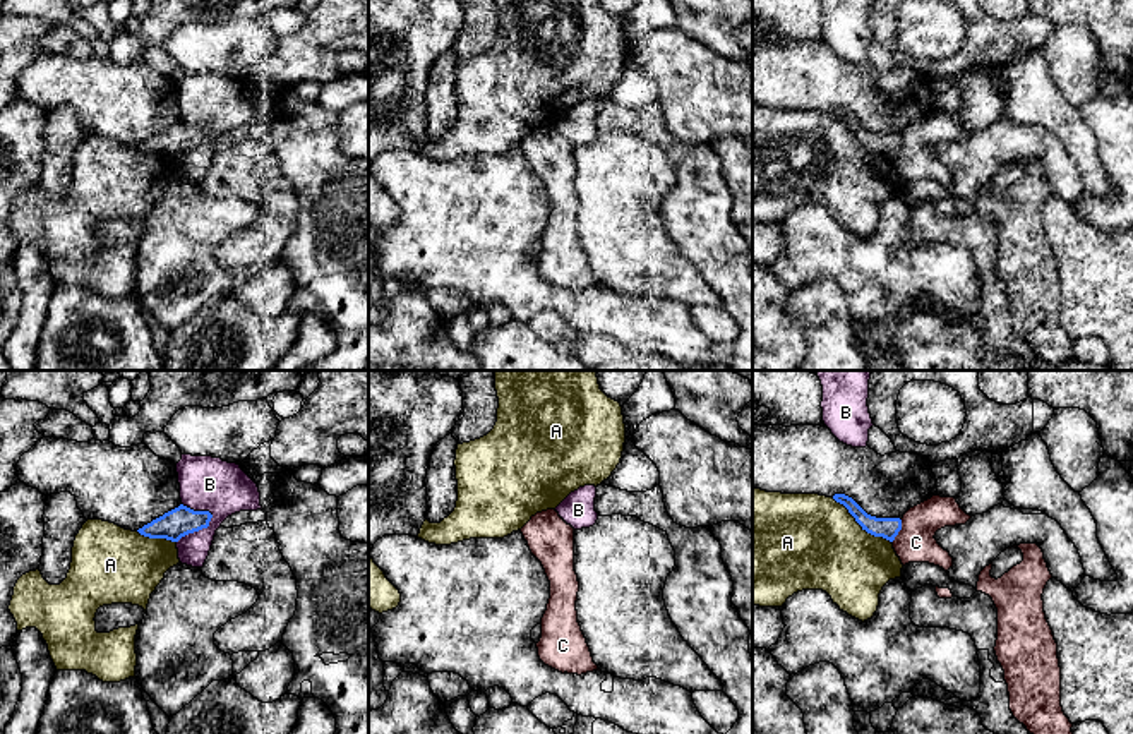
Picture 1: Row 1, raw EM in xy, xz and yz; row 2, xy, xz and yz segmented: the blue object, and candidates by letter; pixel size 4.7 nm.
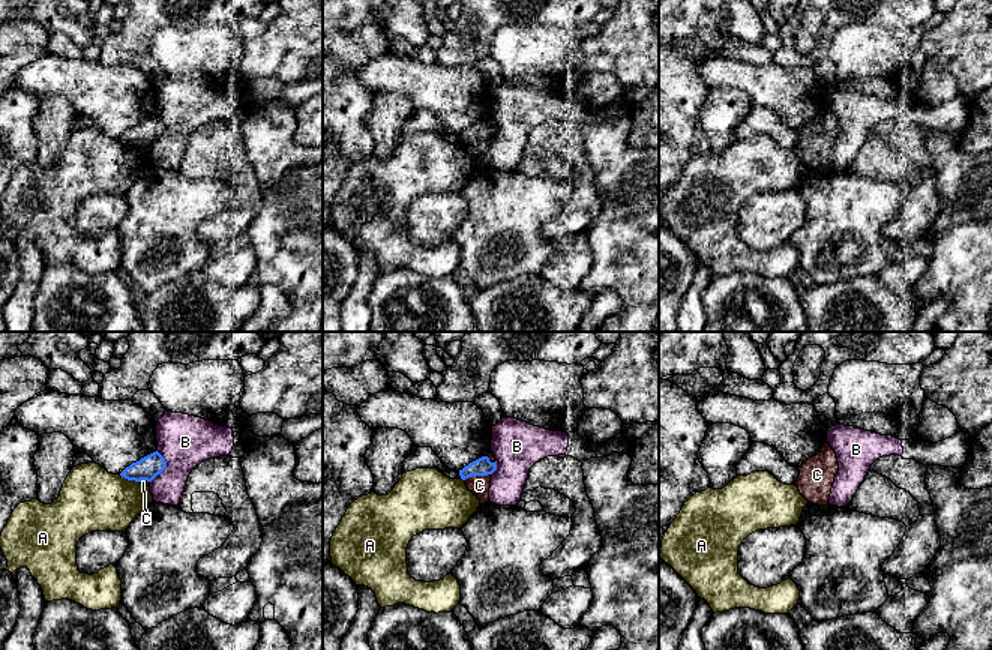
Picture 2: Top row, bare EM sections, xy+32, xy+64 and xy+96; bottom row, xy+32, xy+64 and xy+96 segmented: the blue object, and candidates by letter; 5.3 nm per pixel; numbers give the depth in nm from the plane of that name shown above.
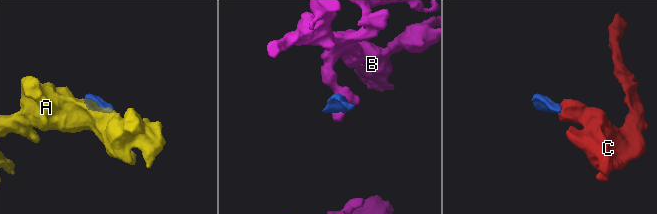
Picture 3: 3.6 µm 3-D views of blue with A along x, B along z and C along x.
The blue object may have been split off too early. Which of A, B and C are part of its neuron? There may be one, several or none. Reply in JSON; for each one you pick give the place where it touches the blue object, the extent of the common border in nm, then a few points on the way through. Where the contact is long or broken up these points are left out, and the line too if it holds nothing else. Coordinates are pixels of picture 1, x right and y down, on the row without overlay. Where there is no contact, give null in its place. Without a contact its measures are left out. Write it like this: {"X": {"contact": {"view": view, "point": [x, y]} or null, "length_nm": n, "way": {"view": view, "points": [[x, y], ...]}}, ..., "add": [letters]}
{"add": []}

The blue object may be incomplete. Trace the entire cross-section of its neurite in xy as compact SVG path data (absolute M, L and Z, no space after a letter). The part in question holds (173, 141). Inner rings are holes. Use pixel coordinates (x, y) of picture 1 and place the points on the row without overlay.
M183 120L144 141L137 147L149 154L178 158L182 153L209 142L209 127L194 127Z

